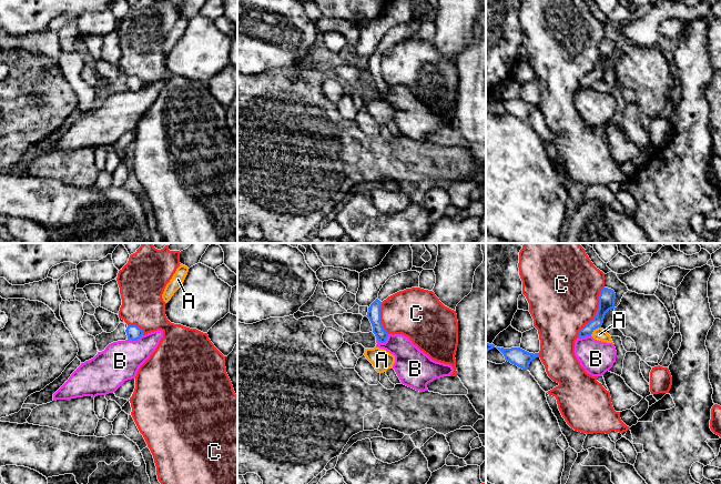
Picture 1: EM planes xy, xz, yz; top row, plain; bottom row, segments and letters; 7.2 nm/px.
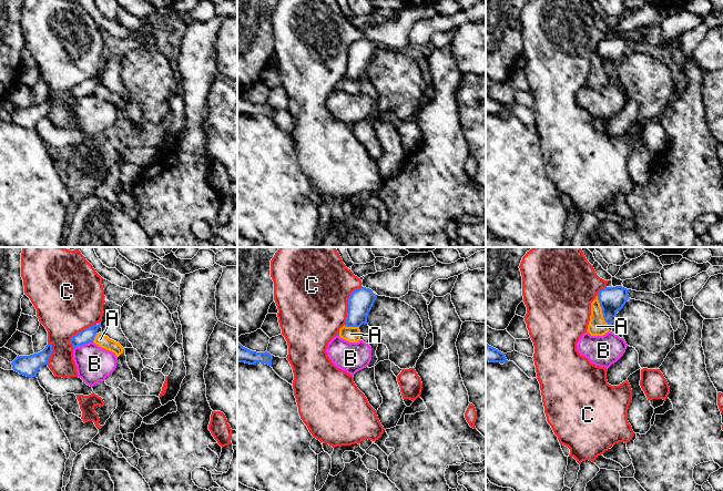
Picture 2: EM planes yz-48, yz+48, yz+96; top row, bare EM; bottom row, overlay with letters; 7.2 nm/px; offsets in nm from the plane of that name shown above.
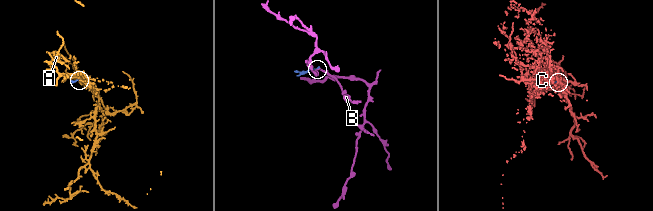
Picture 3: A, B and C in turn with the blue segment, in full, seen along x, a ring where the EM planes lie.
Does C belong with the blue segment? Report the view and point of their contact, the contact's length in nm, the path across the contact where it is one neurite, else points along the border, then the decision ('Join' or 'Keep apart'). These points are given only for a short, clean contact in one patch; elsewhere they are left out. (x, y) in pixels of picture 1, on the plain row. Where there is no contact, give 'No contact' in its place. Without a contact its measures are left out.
Touches blue at yz (597, 63). Shared border 420 nm. Join

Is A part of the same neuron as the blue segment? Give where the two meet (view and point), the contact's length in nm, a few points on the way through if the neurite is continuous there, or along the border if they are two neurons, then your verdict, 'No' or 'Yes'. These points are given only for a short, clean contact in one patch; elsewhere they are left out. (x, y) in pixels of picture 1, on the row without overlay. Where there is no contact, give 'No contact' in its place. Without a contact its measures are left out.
Touches blue at yz (595, 80). Shared border 100 nm. Boundary: yz (600, 78), (590, 87). No

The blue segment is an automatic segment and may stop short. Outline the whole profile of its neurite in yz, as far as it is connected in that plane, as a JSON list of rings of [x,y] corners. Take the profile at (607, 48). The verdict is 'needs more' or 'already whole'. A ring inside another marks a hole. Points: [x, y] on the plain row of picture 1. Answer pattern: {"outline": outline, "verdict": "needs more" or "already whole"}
{"outline": [[[608,39],[601,41],[599,47],[599,60],[596,68],[579,82],[577,90],[591,88],[596,80],[601,79],[606,64],[611,60],[616,60],[615,50],[616,44],[613,41]]], "verdict": "already whole"}

